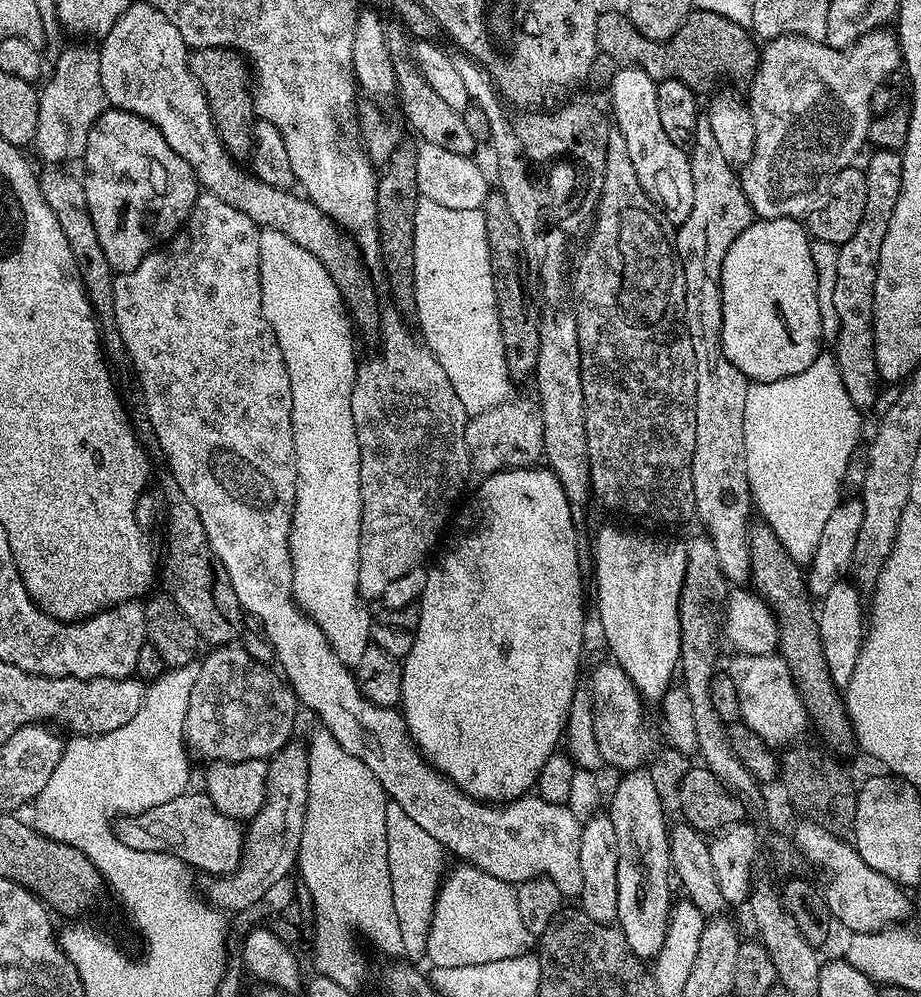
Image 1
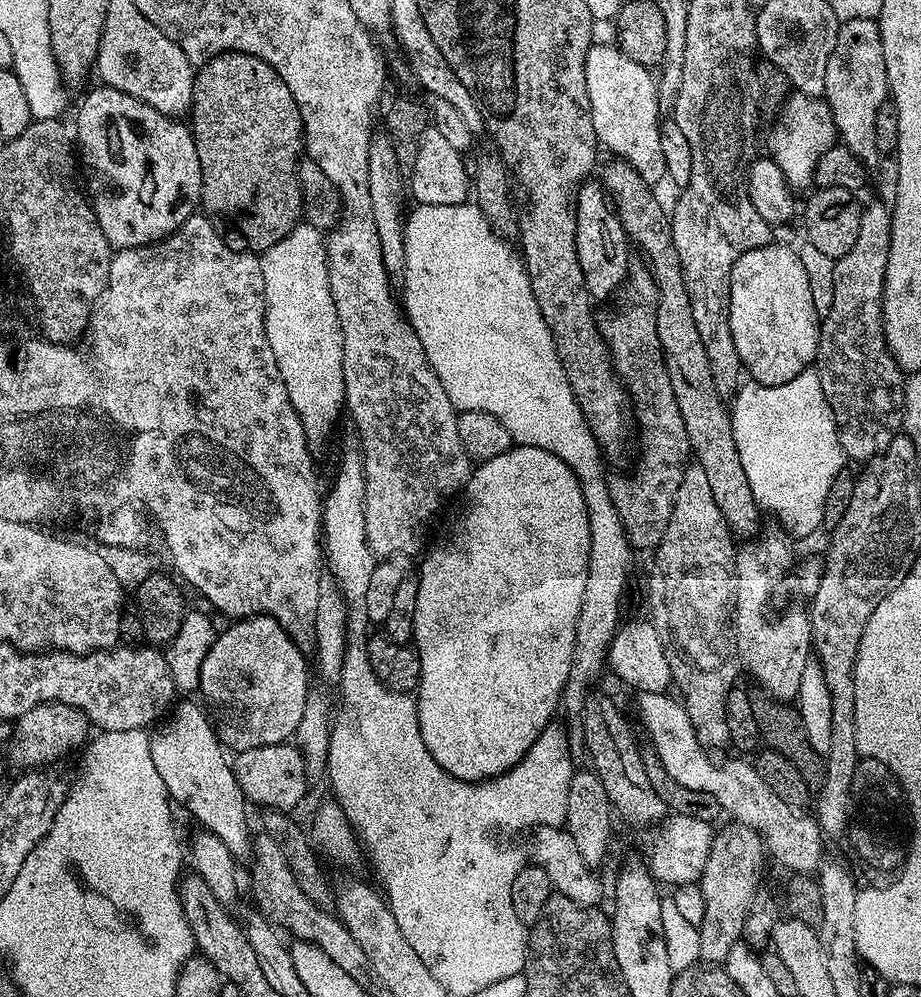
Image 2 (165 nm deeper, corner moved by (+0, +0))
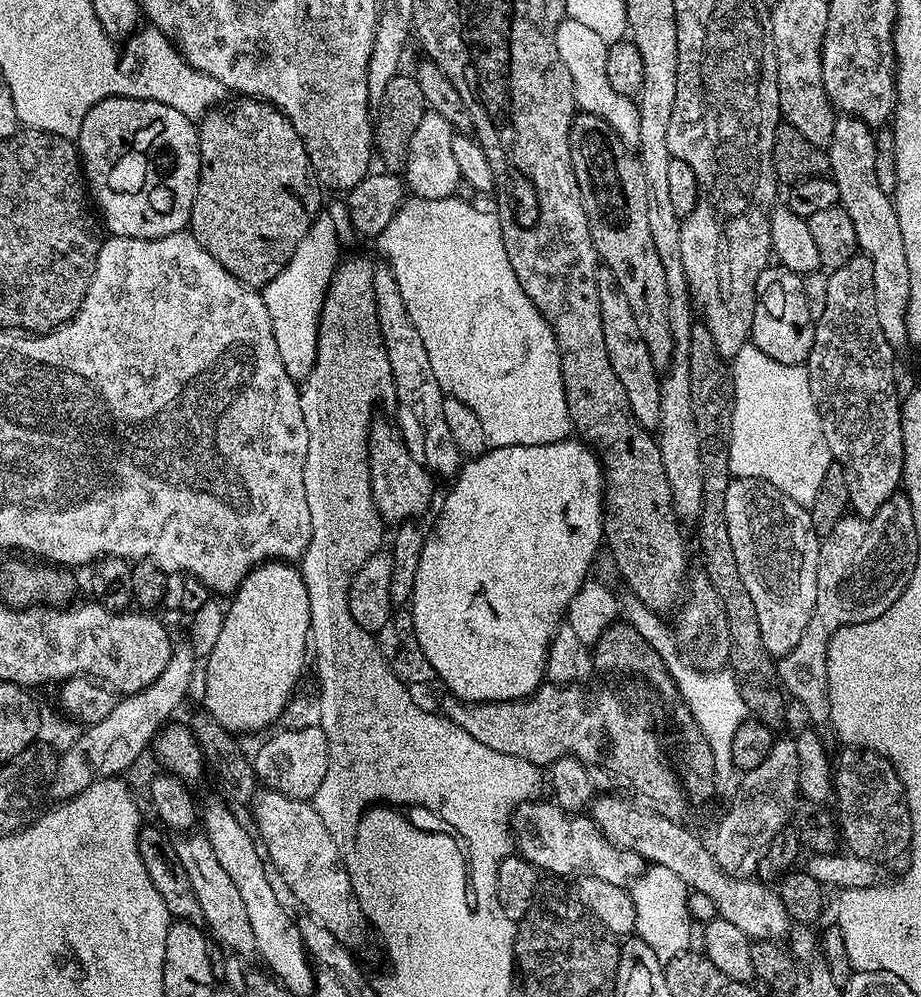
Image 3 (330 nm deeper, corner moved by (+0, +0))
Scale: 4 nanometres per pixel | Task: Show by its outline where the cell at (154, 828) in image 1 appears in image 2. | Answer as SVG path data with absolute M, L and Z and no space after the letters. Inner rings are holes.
M263 834L257 836L257 840L256 837L254 840L256 865L252 868L252 888L256 891L256 904L261 908L257 909L273 925L281 929L289 928L296 940L305 940L307 944L318 946L334 961L334 966L342 966L346 974L363 981L364 975L367 977L370 972L366 950L362 950L362 946L354 942L354 934L346 930L339 916L327 908L319 908L317 904L310 902L310 898L306 898L306 894L302 894L302 886L298 886L298 878L294 878L294 870L290 870L278 842Z

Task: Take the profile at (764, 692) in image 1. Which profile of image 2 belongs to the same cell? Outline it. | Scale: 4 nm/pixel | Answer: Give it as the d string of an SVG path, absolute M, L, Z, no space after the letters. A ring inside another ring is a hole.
M783 531L757 535L736 549L736 654L740 663L774 700L795 701L802 682L802 670L813 655L812 621L809 613L792 608L777 620L768 617L768 603L778 581L793 567L789 537ZM788 539L788 540L787 540ZM744 544L744 545L743 545ZM789 567L789 568L788 568ZM788 568L788 569L787 569ZM777 579L777 580L776 580Z

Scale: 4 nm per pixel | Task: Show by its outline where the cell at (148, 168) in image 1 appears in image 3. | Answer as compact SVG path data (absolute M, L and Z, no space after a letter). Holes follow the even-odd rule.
M107 96L94 104L82 118L78 155L91 199L97 209L100 207L104 211L102 224L105 229L109 228L112 236L154 240L158 236L167 236L171 231L182 232L189 227L200 181L200 134L193 117L162 102Z

